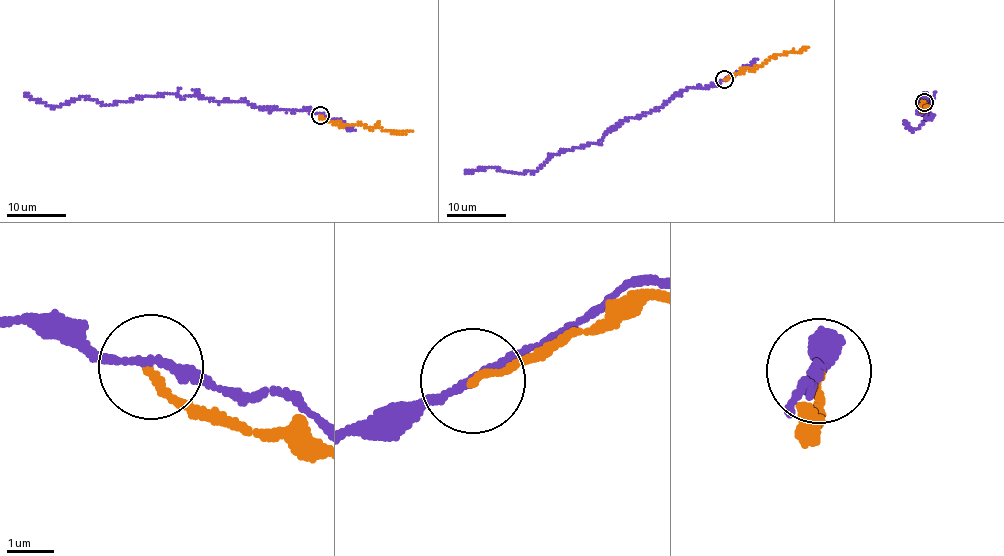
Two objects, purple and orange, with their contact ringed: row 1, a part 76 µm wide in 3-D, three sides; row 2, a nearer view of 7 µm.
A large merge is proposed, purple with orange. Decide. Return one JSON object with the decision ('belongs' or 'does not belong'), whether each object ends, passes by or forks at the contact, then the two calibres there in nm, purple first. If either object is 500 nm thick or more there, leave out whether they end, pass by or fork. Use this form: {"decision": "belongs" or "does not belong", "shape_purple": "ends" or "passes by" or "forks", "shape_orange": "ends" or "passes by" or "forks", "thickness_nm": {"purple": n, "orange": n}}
{"decision": "does not belong", "shape_purple": "passes by", "shape_orange": "ends", "thickness_nm": {"purple": 180, "orange": 150}}

